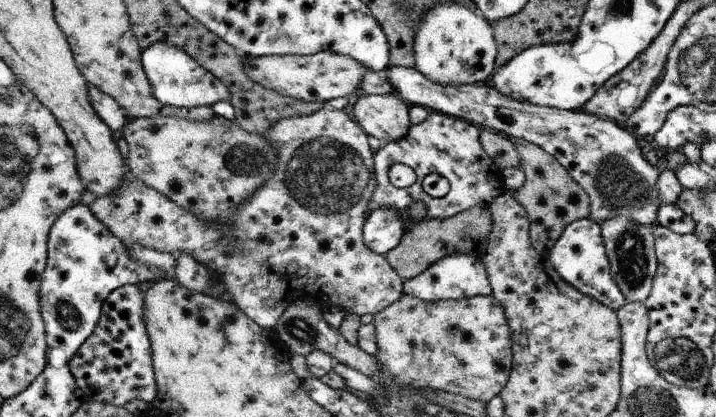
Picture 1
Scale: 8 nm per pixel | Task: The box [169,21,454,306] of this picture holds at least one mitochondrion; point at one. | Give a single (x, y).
(326, 177)

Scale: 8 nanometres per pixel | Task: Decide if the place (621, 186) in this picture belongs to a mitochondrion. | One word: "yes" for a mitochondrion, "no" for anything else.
yes

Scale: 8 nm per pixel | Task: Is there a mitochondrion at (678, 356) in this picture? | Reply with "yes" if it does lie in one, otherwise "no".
yes

